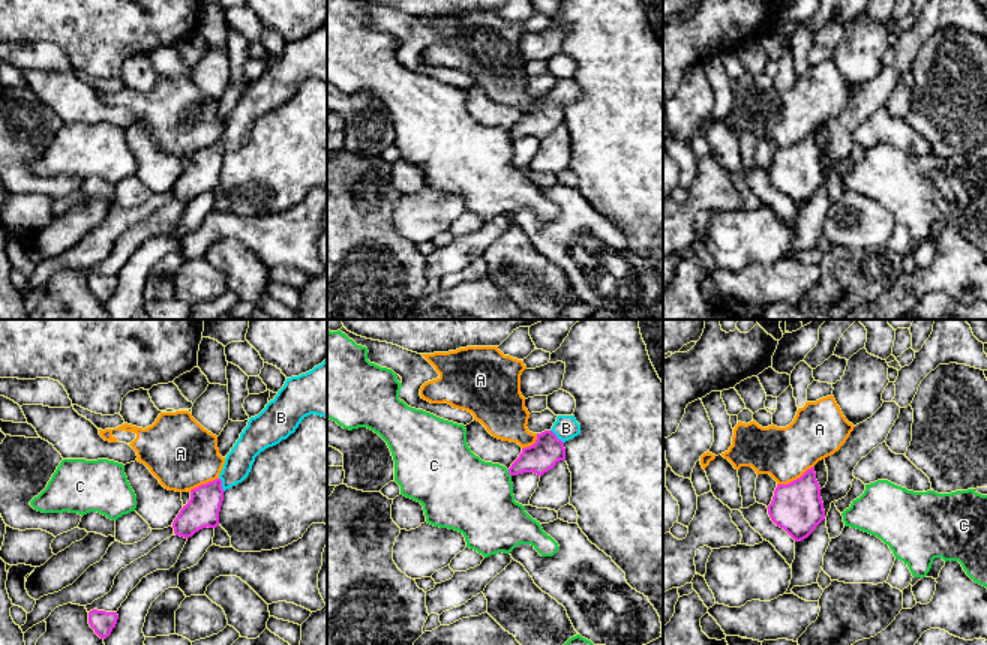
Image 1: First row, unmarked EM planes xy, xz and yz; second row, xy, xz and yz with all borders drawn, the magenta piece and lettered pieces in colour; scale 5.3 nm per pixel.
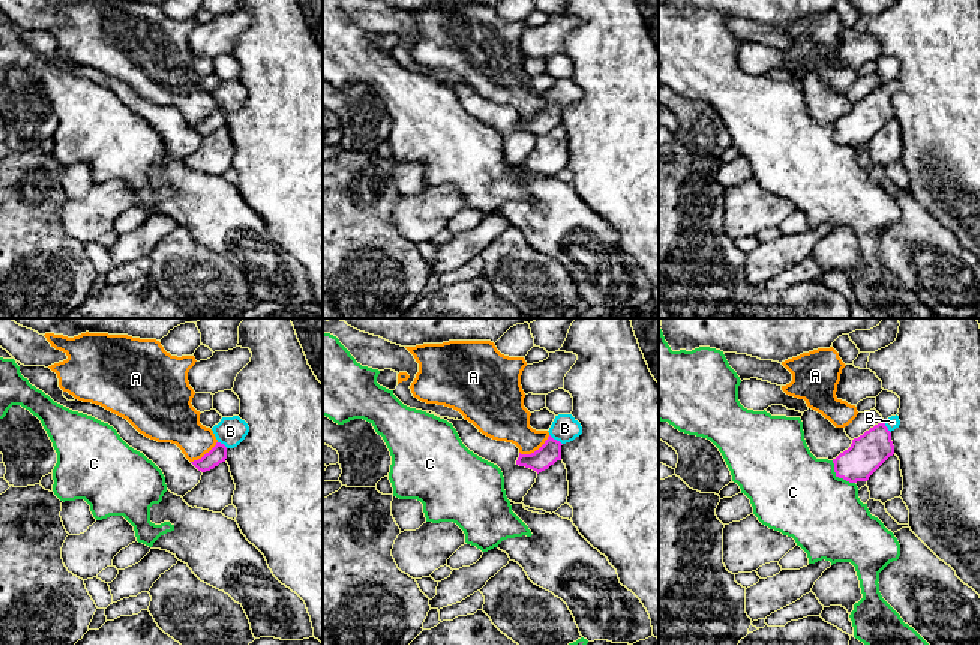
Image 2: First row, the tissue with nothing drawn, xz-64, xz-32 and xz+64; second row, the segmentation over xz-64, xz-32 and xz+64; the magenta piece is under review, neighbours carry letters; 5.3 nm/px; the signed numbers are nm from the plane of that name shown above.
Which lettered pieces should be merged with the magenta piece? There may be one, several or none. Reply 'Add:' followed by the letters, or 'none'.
Add: B

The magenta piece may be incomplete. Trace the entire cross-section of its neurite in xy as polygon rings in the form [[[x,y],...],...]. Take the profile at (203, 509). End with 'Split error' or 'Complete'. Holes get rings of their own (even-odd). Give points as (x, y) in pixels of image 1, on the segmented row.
[[[327,358],[306,374],[286,378],[274,399],[249,418],[219,477],[190,490],[190,500],[172,522],[174,534],[189,538],[202,528],[216,528],[224,492],[242,483],[255,458],[286,440],[310,414],[327,418]]]. Split error

